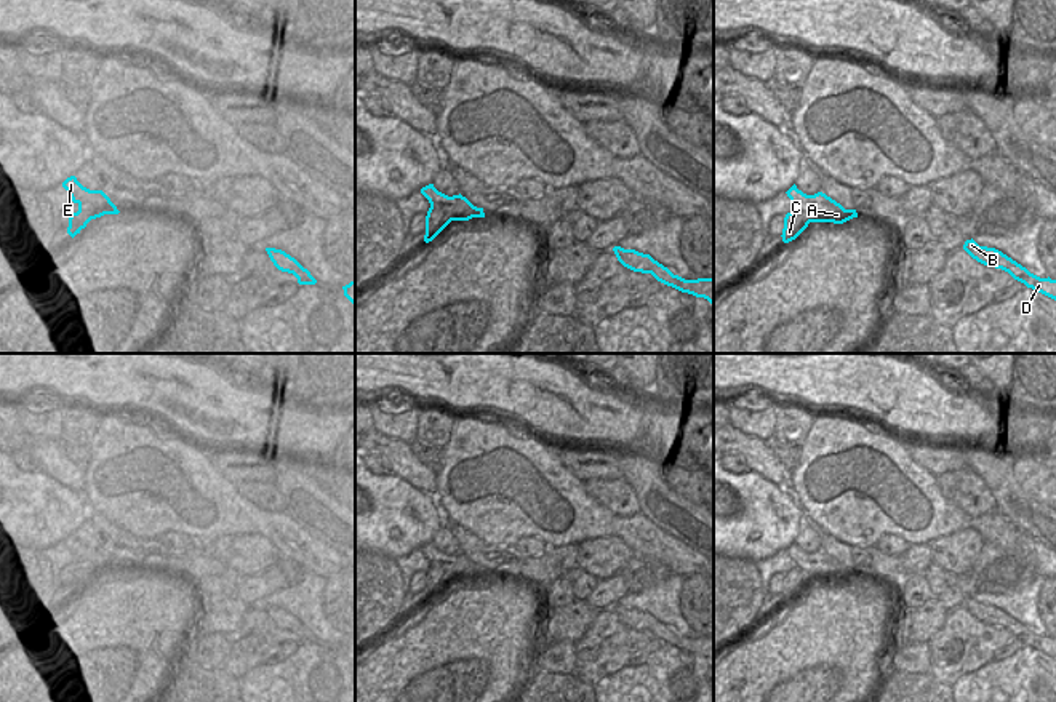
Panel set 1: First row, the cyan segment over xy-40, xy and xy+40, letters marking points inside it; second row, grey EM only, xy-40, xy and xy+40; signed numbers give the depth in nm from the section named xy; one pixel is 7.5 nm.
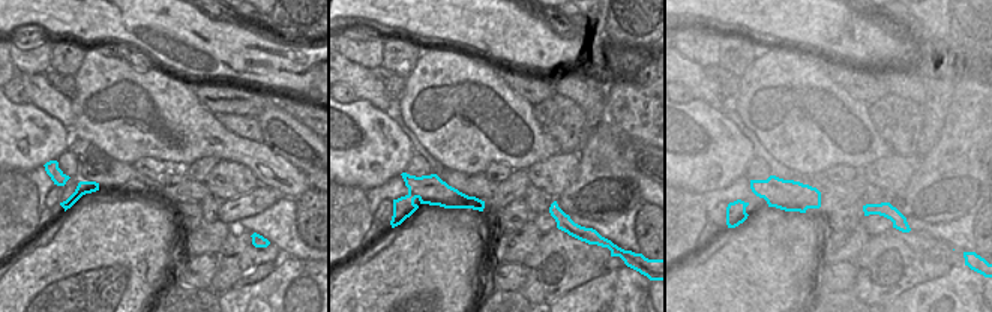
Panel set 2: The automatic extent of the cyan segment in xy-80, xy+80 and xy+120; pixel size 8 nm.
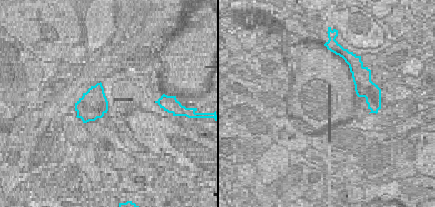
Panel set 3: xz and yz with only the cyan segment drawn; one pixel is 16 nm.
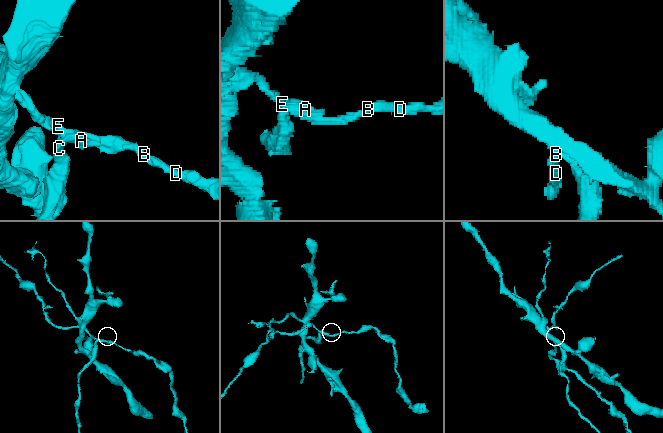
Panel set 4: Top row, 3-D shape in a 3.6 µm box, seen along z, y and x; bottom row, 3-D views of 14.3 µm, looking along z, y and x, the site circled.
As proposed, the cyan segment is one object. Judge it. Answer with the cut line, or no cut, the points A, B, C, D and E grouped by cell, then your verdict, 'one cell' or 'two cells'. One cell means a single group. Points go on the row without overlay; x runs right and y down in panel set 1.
cut in xy-40 along (79, 560), (90, 563), (88, 573), (92, 576); A B D E / C; two cells

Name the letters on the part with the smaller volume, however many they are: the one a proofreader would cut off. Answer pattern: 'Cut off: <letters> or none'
Cut off: C

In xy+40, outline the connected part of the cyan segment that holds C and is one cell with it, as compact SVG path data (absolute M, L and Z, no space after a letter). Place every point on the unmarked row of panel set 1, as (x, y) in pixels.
M794 566L784 576L784 587L781 593L782 600L789 601L795 598L808 585L808 582L810 582L808 576L797 566Z

